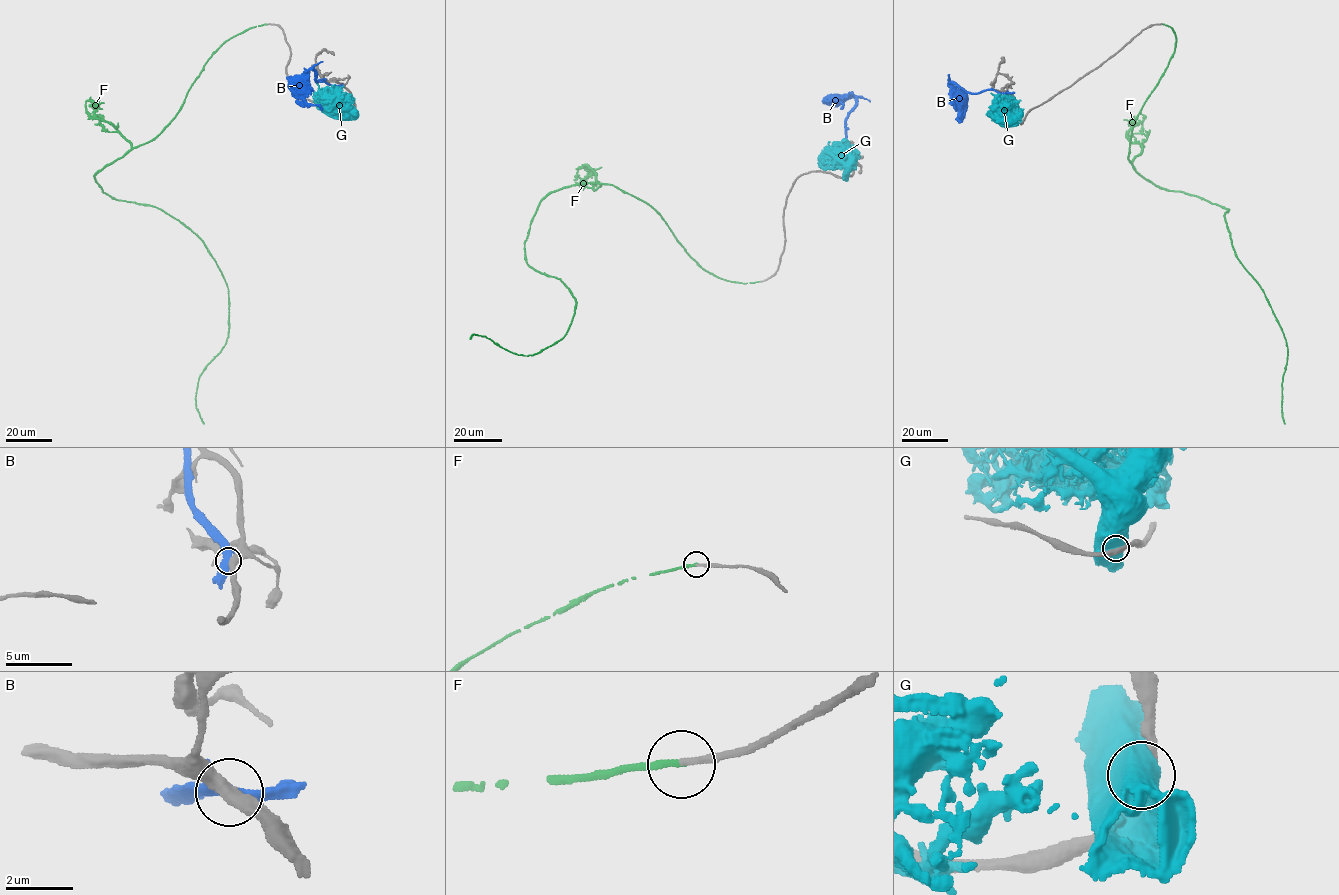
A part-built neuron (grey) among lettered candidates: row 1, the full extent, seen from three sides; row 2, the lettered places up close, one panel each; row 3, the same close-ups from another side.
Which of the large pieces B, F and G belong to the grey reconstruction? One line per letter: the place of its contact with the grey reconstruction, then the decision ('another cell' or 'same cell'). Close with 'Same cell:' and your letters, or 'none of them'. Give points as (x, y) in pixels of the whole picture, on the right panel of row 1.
B: meets grey at (1009, 93); another cell
F: meets grey at (1163, 24); same cell
G: meets grey at (1018, 117); another cell
Same cell: F

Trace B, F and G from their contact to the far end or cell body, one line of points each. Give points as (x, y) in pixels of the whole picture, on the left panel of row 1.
B: (342, 86), (319, 79), (315, 81), (315, 73), (310, 69), (304, 100), (321, 109)
F: (266, 24), (219, 47), (164, 130), (94, 175), (190, 230), (227, 285), (226, 342), (197, 382), (204, 423)
G: (354, 111), (353, 116), (348, 117), (323, 96), (316, 83)

